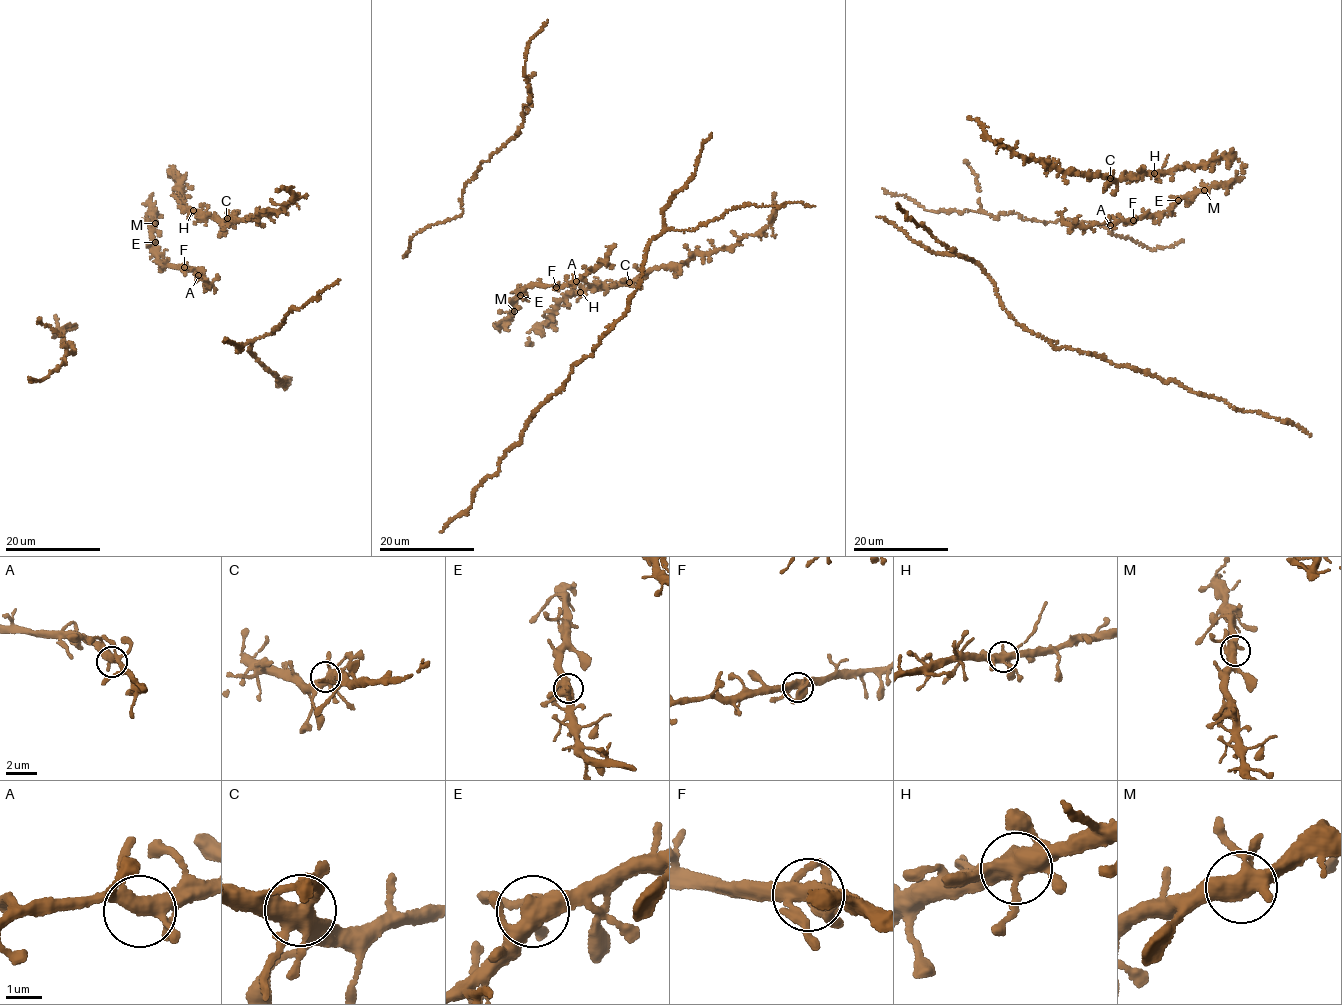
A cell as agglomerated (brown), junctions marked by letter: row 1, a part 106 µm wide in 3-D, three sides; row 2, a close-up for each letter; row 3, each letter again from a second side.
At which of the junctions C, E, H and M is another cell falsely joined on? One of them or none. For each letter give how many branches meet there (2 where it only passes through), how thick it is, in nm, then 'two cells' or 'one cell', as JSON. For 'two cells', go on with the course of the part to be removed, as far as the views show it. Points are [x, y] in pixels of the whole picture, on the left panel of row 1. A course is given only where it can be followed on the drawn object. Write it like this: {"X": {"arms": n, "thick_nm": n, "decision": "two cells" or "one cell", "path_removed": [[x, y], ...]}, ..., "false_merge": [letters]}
{"C": {"arms": 6, "thick_nm": 440, "decision": "one cell"}, "E": {"arms": 5, "thick_nm": 460, "decision": "one cell"}, "H": {"arms": 6, "thick_nm": 440, "decision": "one cell"}, "M": {"arms": 4, "thick_nm": 440, "decision": "one cell"}, "false_merge": []}

